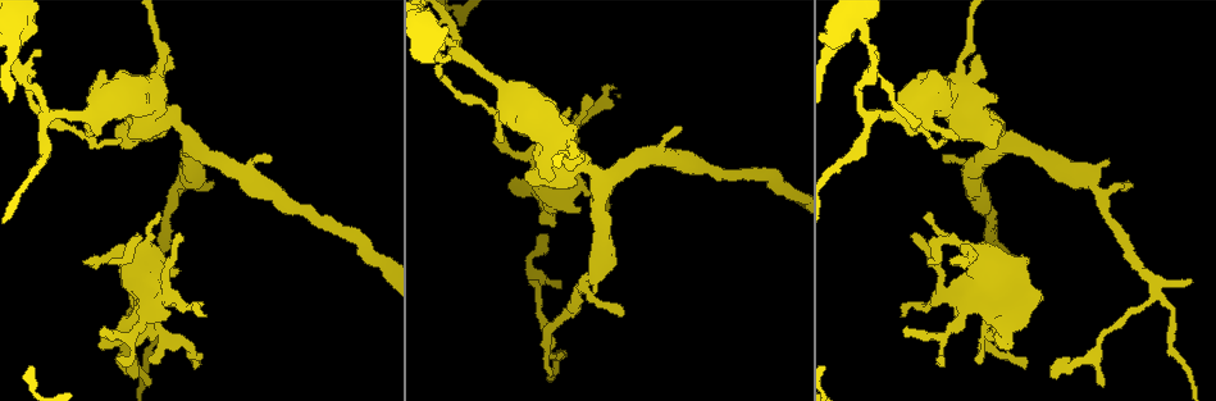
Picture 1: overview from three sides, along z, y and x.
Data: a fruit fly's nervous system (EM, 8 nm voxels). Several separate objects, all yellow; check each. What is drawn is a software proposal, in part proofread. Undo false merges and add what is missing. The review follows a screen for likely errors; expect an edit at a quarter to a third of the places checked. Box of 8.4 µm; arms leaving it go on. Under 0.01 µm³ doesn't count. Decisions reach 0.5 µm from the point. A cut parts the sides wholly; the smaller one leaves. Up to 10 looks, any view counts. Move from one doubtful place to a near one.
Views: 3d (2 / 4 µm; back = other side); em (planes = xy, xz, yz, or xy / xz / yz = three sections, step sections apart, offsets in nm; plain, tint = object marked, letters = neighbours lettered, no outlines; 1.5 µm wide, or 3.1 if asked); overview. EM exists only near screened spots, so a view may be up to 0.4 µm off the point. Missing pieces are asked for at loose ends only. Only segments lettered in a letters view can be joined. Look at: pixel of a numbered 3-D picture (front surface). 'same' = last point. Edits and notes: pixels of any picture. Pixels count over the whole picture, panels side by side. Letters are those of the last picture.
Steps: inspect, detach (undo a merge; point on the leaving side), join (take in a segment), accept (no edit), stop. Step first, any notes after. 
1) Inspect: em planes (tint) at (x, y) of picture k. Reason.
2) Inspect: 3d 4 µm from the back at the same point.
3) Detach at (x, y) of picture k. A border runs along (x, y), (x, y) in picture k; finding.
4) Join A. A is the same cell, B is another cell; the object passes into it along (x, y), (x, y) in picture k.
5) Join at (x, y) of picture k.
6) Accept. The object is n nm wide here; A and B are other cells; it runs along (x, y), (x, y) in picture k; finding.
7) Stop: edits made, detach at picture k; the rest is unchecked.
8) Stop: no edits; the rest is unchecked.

Inspect: 3d 2 µm from the back at (580, 209) of picture 1. Stops while still wide.

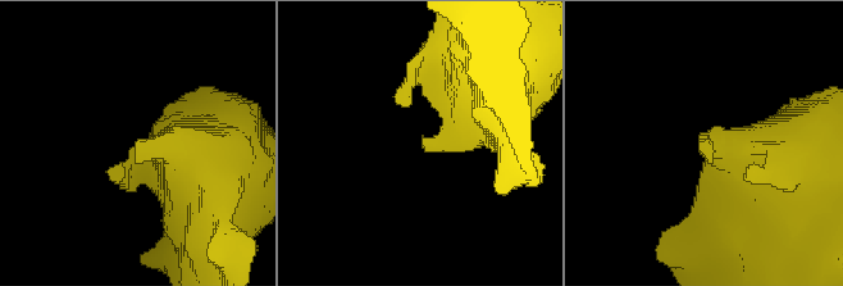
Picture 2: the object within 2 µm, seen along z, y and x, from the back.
Inspect: em xy step 4 (tint) at (709, 155) of picture 2.

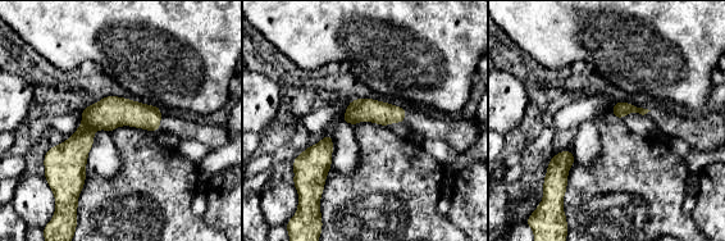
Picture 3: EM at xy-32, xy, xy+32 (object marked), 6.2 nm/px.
Inspect: em planes (letters) at the same point. Another direction.

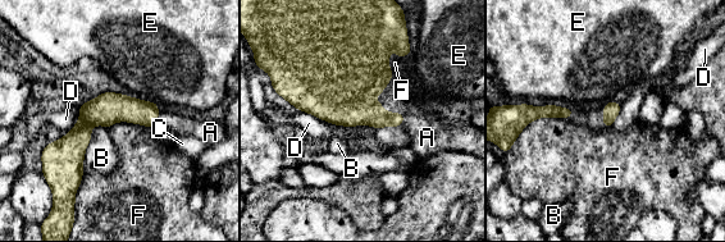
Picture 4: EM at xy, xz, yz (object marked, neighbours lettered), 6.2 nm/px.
Join A. A is the same cell, B, C, D, E and F are other cells; the object passes into it along (119, 108), (158, 117), (168, 119) in picture 4; the cell continues.

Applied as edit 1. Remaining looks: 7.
Inspect: 3d 4 µm from the back at (119, 357) of picture 1. Branch stops here.

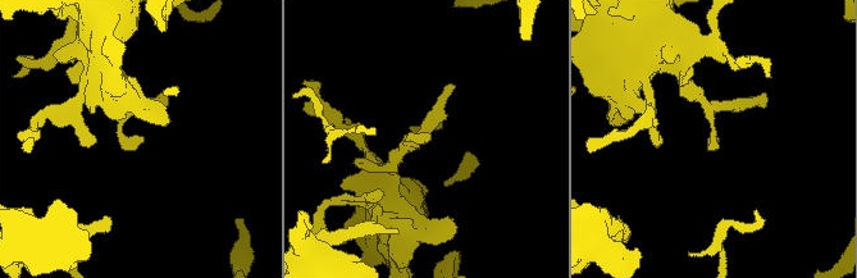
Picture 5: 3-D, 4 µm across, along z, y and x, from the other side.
Inspect: em xz step 4 (tint) at (430, 135) of picture 5. The arms are 180, 180 nm wide.

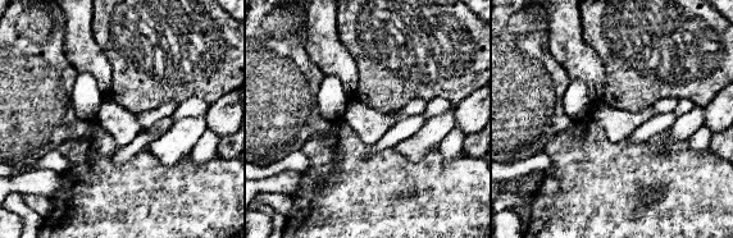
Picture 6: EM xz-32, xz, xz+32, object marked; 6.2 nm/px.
Inspect: em planes (letters) at the same point.

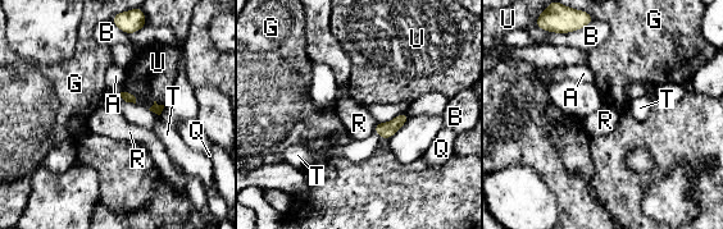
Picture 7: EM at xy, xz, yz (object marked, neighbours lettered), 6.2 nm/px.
Accept. A, B, G, Q, R, T and U are other cells; a border runs along (377, 123), (372, 131) in picture 7; none of them fits.

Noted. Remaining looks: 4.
Inspect: overview. Redraw.

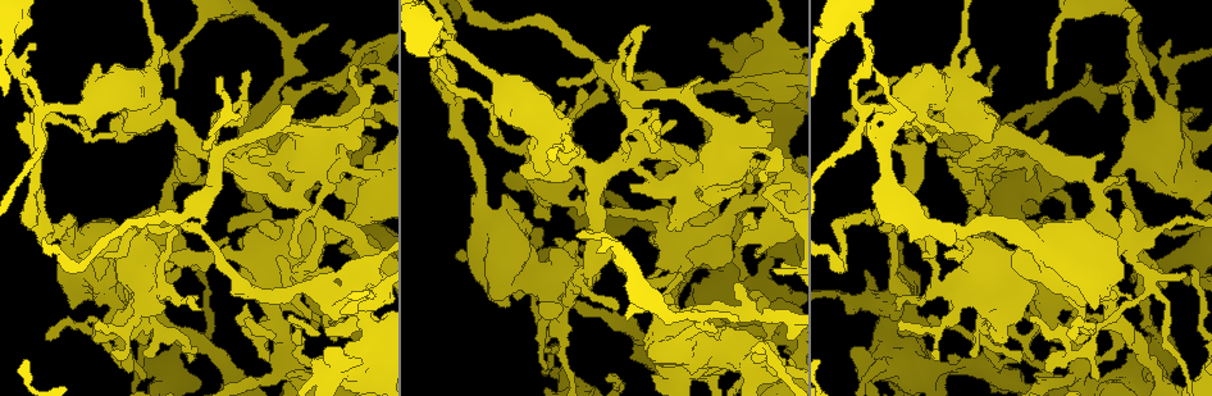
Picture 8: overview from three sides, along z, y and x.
Inspect: 3d 2 µm at (898, 310) of picture 8. Thin end.

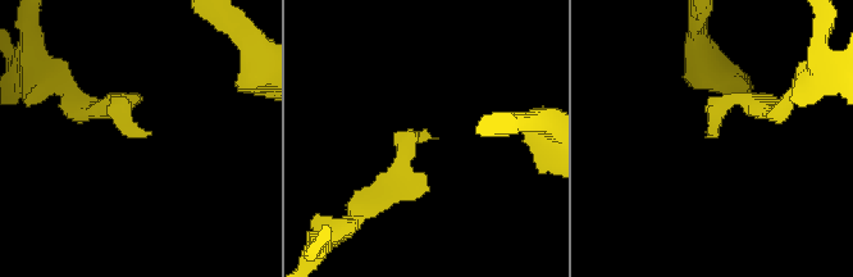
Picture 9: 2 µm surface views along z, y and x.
Inspect: em planes (letters) at (716, 135) of picture 9. Shape alone is not enough.

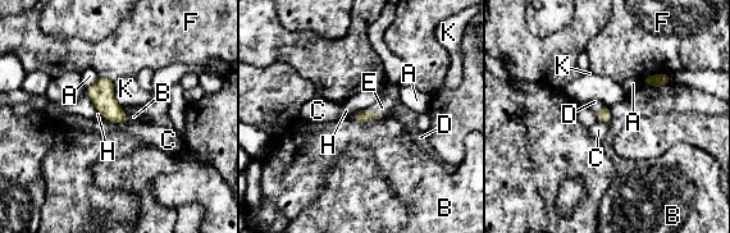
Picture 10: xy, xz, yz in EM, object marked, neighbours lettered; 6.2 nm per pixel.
Join E. The object is 80 nm wide here; E is the same cell, A, B, C, D, F, H and K are other cells; the object passes into it along (364, 115), (375, 114), (382, 108) in picture 10; the cell continues.

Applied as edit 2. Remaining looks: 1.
Inspect: em planes (letters) at (607, 377) of picture 8. Tapers out.

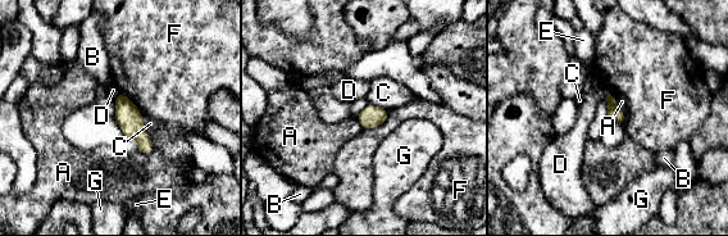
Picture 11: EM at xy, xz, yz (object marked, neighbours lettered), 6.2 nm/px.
Accept. The object is 100 nm wide here; A, B, C, D, E, F and G are other cells; a border runs along (115, 95), (115, 114), (113, 117) in picture 11; no lettered segment goes on from it.

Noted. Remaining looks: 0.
Stop: edits made, join at picture 4, join at picture 10; the rest is unchecked.

